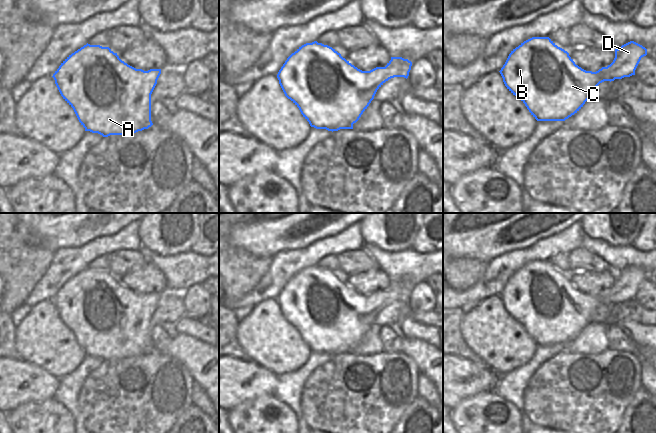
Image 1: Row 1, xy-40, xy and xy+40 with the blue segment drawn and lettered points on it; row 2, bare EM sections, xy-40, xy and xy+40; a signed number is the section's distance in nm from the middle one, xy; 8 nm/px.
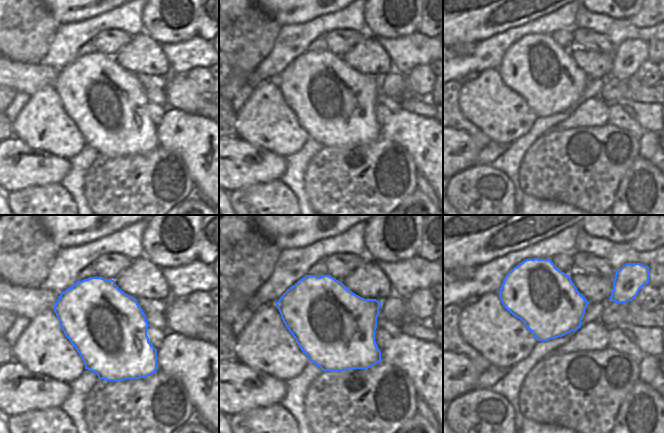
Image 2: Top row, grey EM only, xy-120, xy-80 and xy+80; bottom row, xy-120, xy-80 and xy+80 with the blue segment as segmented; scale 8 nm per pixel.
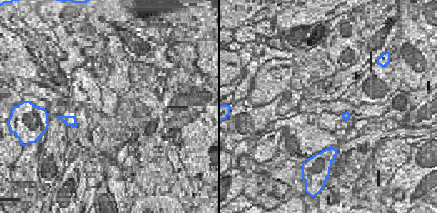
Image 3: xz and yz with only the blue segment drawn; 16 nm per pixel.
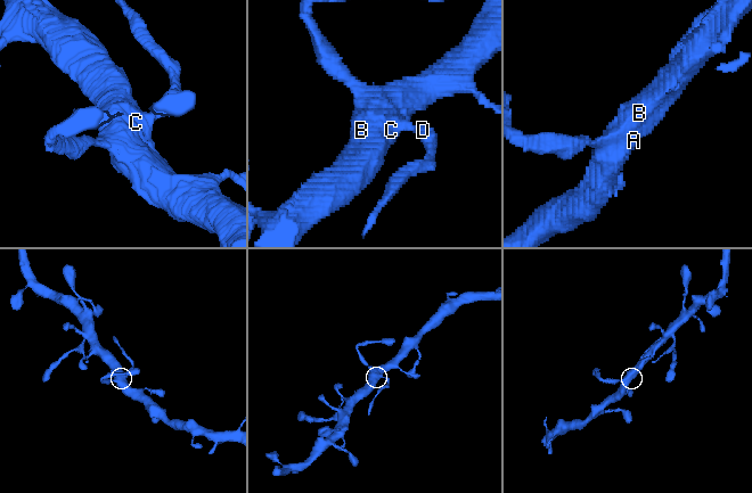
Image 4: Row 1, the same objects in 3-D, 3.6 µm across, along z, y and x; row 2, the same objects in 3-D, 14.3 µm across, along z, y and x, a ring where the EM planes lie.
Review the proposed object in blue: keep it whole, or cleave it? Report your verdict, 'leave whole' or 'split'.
split

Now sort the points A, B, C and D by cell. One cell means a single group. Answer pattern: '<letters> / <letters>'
A B C / D

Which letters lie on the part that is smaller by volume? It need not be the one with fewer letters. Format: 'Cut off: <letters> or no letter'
Cut off: D

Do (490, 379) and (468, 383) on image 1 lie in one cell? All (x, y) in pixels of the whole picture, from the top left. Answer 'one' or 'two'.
one

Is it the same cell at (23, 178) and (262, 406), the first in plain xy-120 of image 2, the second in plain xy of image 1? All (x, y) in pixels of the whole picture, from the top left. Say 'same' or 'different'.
different

